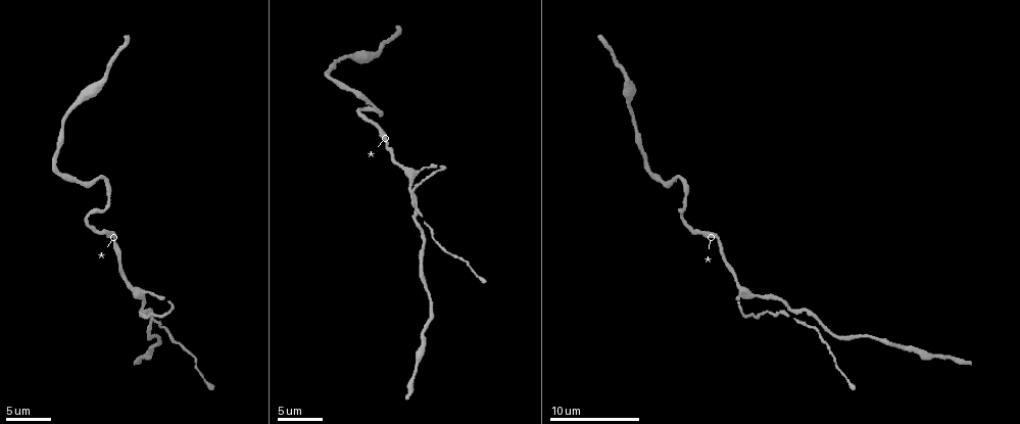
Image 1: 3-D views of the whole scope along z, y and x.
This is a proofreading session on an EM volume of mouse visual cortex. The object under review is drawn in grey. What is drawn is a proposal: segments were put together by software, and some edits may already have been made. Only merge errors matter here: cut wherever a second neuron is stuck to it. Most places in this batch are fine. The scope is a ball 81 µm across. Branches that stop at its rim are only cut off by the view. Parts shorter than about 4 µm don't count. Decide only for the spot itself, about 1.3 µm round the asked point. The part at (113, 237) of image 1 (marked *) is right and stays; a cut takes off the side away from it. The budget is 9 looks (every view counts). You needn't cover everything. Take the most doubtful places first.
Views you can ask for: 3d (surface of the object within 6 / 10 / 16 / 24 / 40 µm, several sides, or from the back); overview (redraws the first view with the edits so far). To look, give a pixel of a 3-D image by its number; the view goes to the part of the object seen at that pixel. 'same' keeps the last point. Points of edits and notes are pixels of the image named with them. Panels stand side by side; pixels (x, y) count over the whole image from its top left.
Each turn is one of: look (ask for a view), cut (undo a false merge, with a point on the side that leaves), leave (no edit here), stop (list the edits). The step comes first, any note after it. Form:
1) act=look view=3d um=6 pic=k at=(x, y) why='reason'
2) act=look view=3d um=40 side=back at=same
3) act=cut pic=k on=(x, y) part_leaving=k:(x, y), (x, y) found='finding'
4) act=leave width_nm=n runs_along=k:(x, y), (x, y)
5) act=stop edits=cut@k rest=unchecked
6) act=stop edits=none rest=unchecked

act=look view=3d um=6 pic=1 at=(748, 294) why='arms part here'

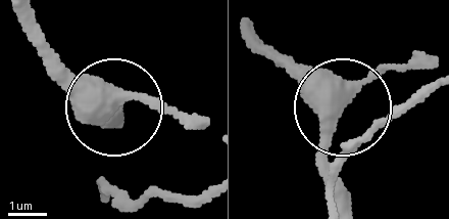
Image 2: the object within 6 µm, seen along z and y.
act=leave arms=3 found='continuous, no second neuron'

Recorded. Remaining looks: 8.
act=look view=3d um=16 pic=1 at=(79, 101) why='calibre changes'

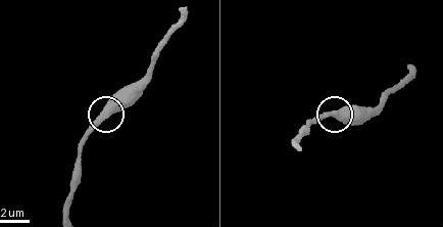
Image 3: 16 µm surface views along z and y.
act=leave found='one neuron here'

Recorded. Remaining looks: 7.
act=look view=3d um=10 pic=1 at=(358, 108)

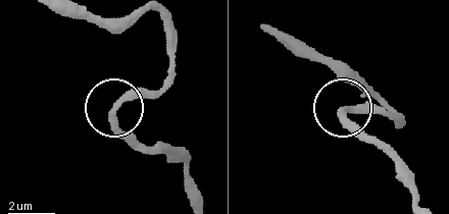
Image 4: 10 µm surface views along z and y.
act=look view=3d um=6 pic=4 at=(345, 109) why='zoom in'

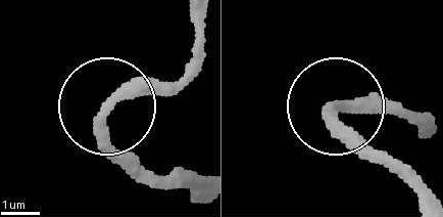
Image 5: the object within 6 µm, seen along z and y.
act=leave runs_along=5:(198, 193), (149, 178), (110, 135), (120, 99), (195, 60) found='one neuron here'

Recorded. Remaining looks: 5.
act=look view=3d um=10 pic=1 at=(374, 105)

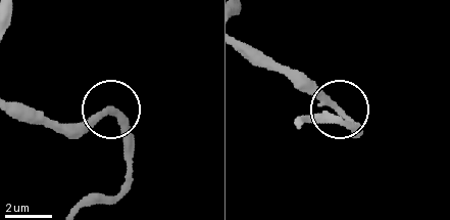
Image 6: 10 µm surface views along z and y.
act=leave runs_along=6:(82, 207), (116, 192), (129, 140), (105, 111), (71, 132) found='all the same neuron'

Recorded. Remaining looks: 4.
act=stop edits=none rest=unchecked

